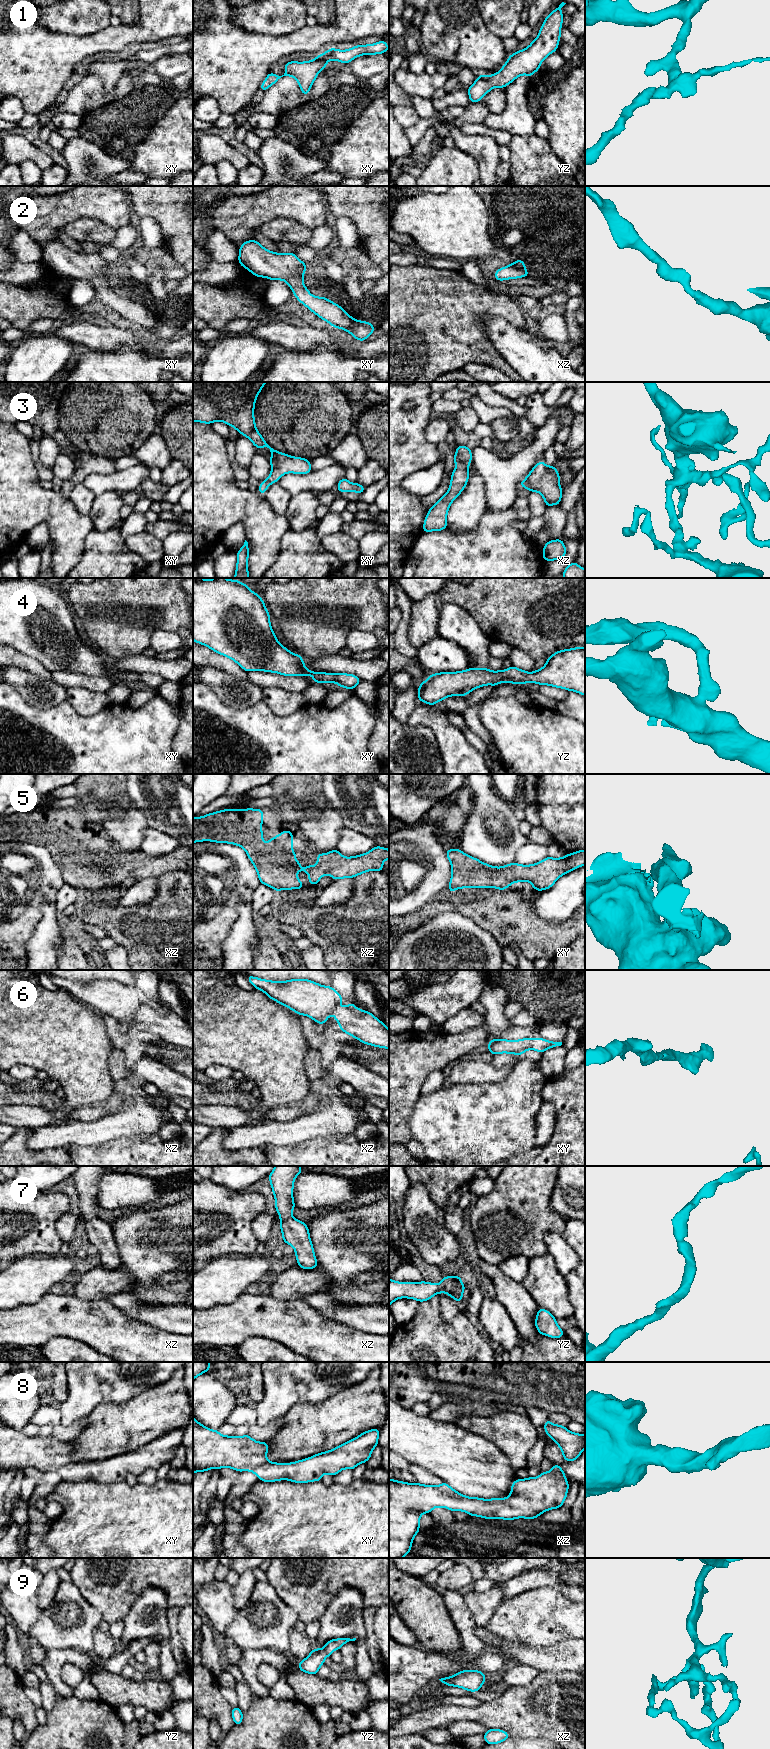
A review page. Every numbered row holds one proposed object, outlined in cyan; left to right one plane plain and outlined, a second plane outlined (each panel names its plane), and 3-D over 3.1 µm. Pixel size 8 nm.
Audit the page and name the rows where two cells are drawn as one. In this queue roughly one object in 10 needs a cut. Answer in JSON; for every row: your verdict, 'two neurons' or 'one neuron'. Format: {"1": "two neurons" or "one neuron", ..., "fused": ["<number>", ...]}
{"1": "one neuron", "2": "one neuron", "3": "one neuron", "4": "one neuron", "5": "one neuron", "6": "one neuron", "7": "one neuron", "8": "one neuron", "9": "one neuron", "fused": []}

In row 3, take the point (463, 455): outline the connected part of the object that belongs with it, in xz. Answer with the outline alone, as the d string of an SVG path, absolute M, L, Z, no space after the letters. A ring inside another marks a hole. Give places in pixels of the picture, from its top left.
M458 445L454 456L456 468L451 474L450 487L445 495L429 509L423 524L423 532L441 531L447 528L449 507L466 487L469 479L468 465L471 461L471 448Z

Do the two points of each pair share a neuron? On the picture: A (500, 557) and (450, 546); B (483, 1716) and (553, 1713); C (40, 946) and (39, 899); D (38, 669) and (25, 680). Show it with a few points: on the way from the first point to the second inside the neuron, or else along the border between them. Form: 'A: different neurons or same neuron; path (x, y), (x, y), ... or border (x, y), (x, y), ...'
A: same neuron; path (488, 557), (462, 556)
B: same neuron; path (500, 1713), (536, 1711)
C: same neuron; path (47, 934), (47, 911)
D: different neurons; border (11, 665), (52, 680)

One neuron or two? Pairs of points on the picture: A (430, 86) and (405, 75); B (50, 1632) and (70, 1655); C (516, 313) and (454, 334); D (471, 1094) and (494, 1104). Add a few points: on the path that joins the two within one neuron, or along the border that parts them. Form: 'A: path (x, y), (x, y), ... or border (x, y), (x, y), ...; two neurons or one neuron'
A: path (424, 85), (415, 85), (411, 81); one neuron
B: border (47, 1649), (80, 1649), (87, 1653); two neurons
C: path (501, 308), (480, 308), (469, 319); one neuron
D: path (477, 1100), (481, 1104), (488, 1104); one neuron

